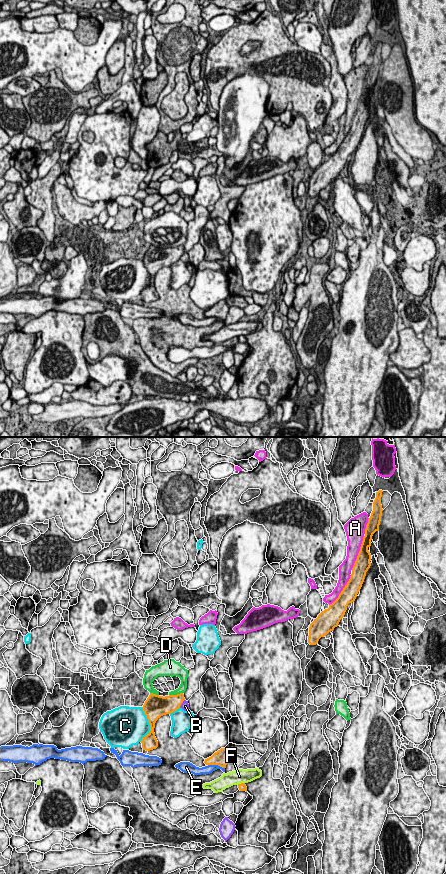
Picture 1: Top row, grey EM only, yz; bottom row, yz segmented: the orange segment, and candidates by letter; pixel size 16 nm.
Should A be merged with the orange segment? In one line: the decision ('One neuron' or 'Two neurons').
One neuron

